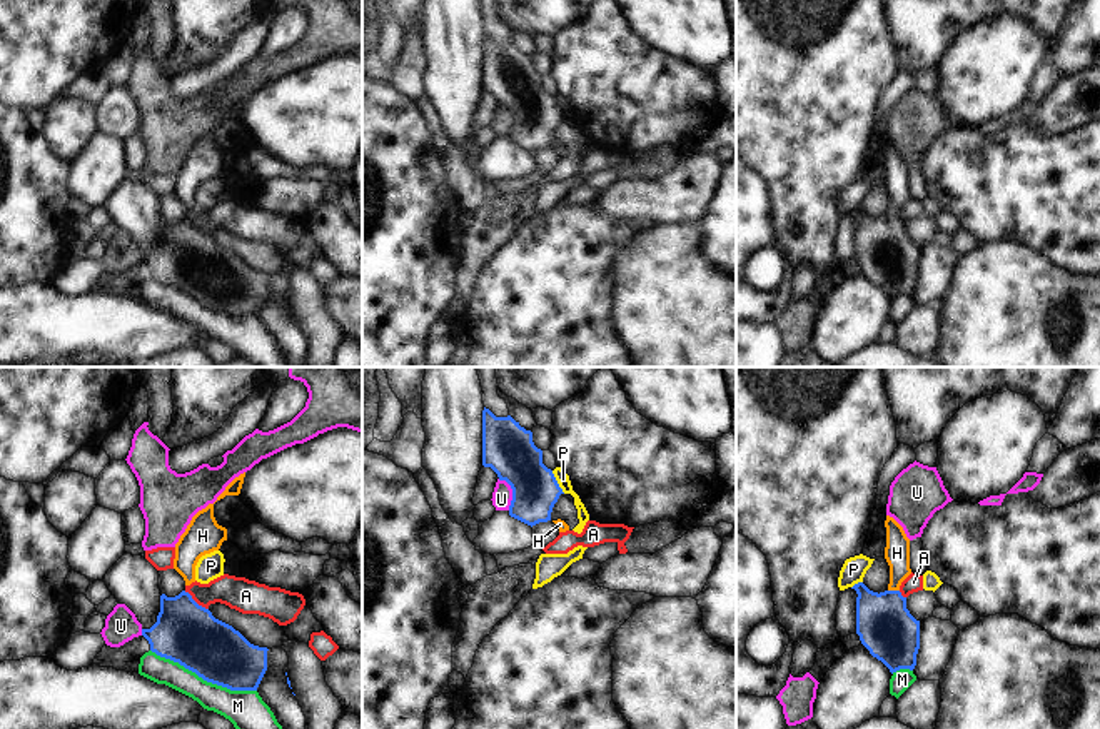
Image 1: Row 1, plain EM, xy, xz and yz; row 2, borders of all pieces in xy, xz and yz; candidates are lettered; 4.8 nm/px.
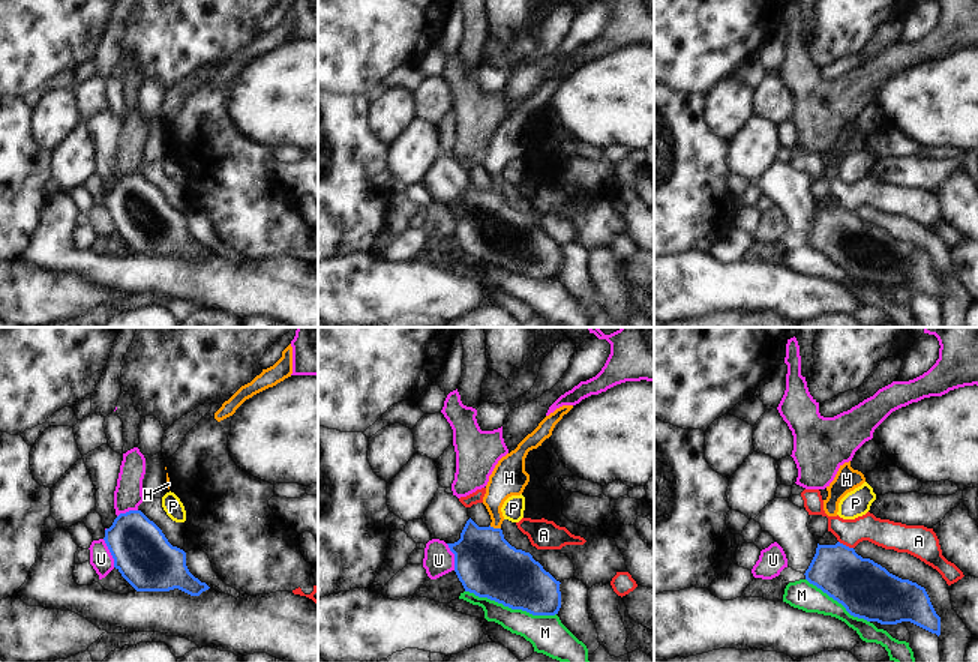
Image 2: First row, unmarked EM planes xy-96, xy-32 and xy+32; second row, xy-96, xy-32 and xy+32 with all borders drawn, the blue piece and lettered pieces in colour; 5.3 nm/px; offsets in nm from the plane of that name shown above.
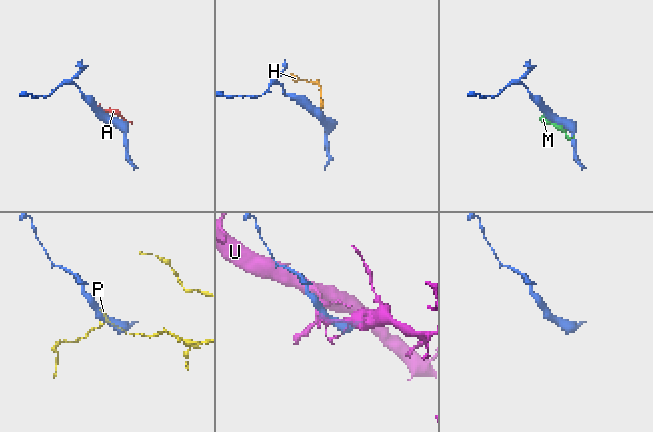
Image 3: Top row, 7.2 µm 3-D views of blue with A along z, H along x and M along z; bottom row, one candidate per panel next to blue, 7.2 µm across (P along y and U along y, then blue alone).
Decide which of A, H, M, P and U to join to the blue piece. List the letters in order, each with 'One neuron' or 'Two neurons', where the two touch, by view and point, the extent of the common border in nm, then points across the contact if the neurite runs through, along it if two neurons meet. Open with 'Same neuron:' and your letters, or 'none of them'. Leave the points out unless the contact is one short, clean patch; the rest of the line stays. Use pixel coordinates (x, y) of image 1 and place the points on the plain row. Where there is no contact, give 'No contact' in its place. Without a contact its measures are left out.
Same neuron: H
A: Two neurons. Touches blue at xy (194, 227). Shared border 150 nm. Boundary: xy (184, 217), (207, 236)
H: One neuron. Touches blue at yz (893, 217). Shared border 60 nm. Path across: yz (885, 252), (893, 217), (897, 179)
M: Two neurons. Touches blue at xy (204, 306). Shared border 550 nm
P: Two neurons. Touches blue at xz (556, 109). Shared border 130 nm. Boundary: xz (551, 97), (565, 119)
U: Two neurons. Touches blue at xz (513, 119). Shared border 160 nm.

